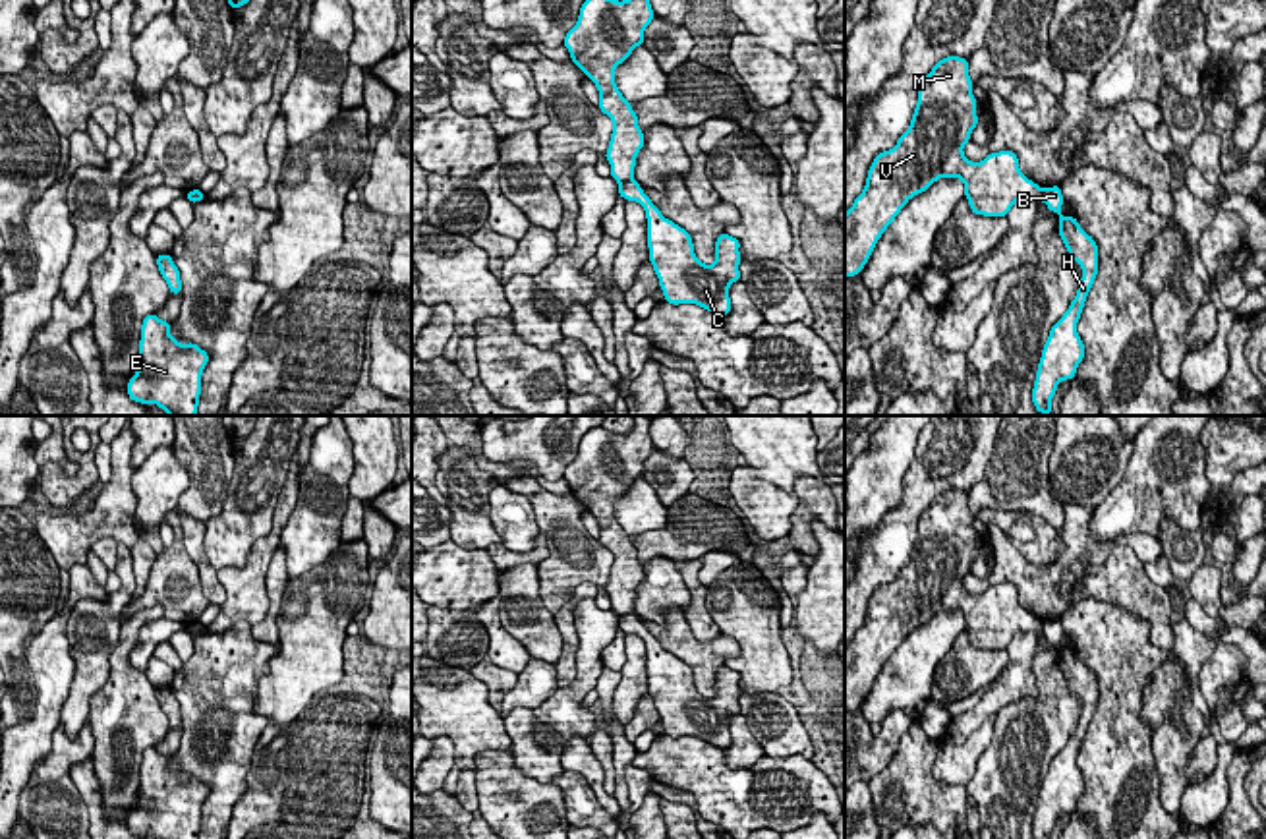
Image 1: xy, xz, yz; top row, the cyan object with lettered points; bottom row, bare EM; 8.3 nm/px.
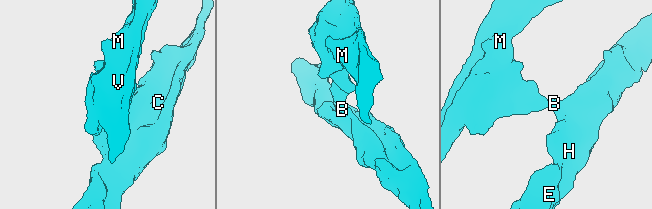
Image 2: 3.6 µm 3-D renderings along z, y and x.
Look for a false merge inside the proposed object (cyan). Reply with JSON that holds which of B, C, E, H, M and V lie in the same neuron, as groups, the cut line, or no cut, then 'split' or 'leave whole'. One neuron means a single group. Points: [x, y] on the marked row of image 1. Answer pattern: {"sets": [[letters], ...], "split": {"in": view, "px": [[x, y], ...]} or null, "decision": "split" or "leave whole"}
{"sets": [["B", "C", "E", "H"], ["M", "V"]], "split": {"in": "xz", "px": [[632, 178], [621, 184]]}, "decision": "split"}

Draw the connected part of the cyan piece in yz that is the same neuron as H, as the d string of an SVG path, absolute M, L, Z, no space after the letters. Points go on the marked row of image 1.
M1061 186L1046 188L1042 201L1059 217L1059 236L1069 251L1069 257L1082 267L1077 298L1050 331L1032 389L1034 408L1044 416L1050 416L1051 398L1059 381L1073 379L1077 375L1077 365L1084 360L1084 344L1077 334L1077 323L1080 319L1088 290L1098 275L1098 246L1094 238L1079 226L1075 217L1061 215Z

